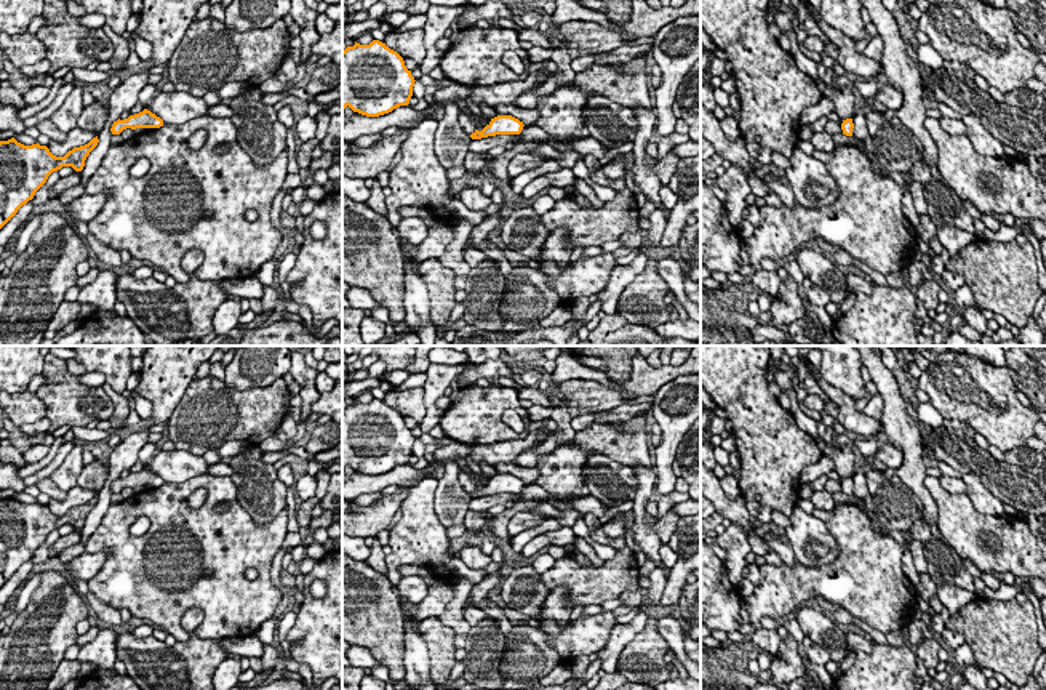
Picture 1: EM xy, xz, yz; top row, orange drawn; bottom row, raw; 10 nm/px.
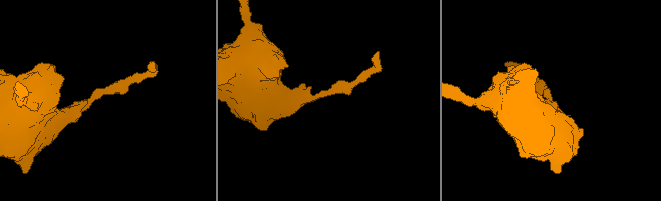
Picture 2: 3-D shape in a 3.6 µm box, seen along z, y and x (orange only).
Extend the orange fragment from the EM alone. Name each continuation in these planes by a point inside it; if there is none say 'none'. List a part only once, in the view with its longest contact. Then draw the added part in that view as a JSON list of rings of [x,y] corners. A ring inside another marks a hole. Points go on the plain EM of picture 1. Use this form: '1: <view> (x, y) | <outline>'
none

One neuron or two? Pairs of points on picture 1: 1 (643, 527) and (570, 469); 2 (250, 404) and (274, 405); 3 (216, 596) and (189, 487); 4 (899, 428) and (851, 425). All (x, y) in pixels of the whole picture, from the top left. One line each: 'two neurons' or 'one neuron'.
1: two neurons
2: one neuron
3: one neuron
4: two neurons

